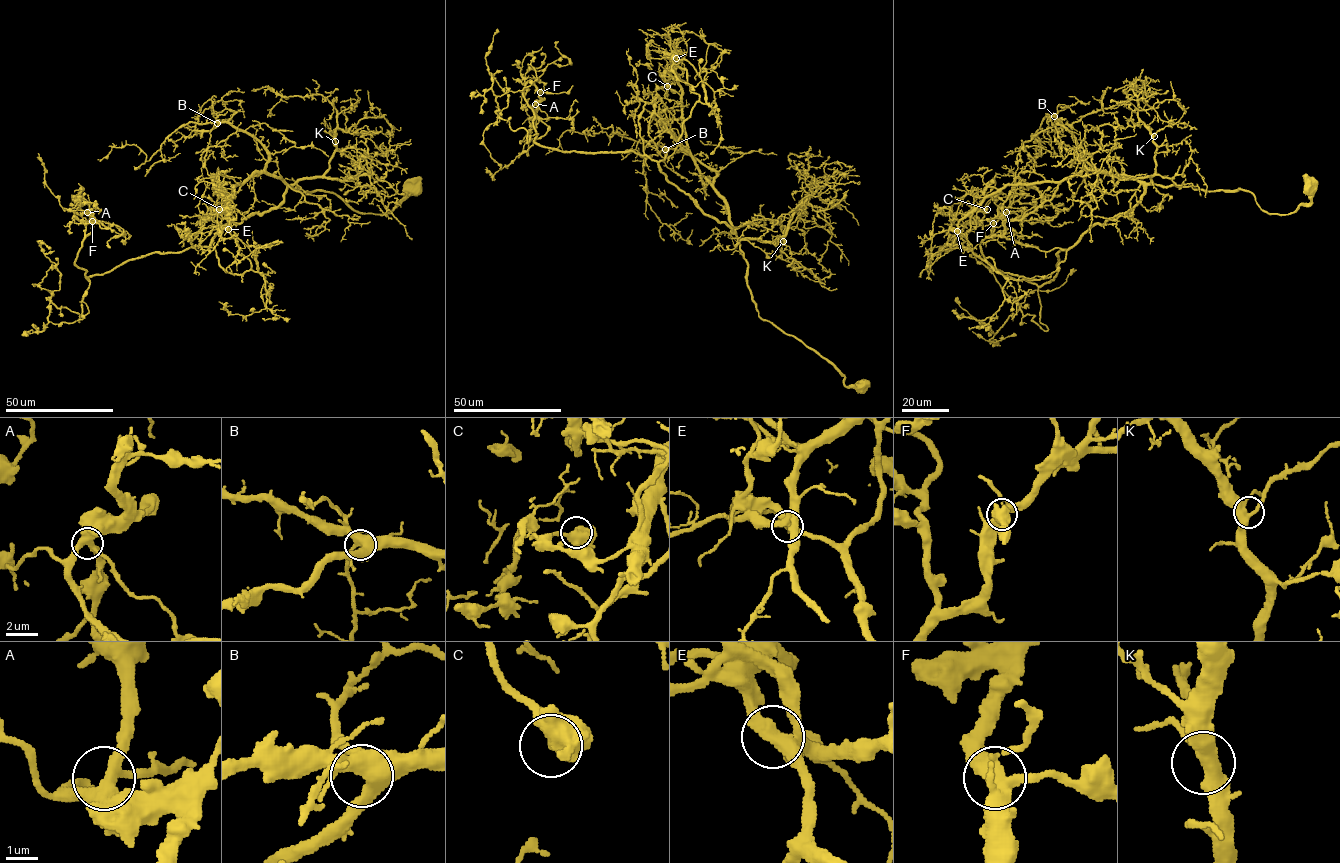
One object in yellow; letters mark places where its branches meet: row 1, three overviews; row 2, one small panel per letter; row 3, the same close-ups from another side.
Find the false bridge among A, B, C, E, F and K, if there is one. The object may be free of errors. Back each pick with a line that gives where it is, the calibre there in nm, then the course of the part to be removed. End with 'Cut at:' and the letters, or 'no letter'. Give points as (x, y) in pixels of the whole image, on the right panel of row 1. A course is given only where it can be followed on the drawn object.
Cut at: no letter

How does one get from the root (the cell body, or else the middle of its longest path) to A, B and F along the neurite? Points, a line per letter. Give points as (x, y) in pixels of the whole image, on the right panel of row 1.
A: (1308, 184), (1287, 214), (1241, 189), (1149, 184), (1061, 249), (1040, 286), (981, 249), (1006, 212)
B: (1308, 184), (1309, 203), (1277, 214), (1241, 189), (1205, 191), (1106, 175), (1054, 116)
F: (1308, 184), (1287, 214), (1241, 189), (1149, 184), (1061, 249), (1040, 286), (985, 259), (994, 222)

